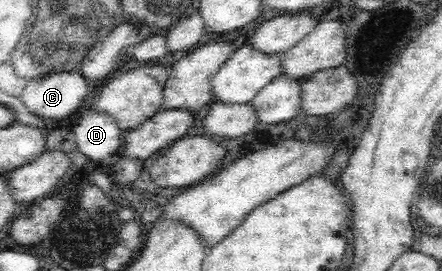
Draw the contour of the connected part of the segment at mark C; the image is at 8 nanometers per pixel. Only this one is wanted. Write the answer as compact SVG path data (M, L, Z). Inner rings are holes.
M76 69L28 79L19 98L37 117L63 120L81 108L88 92L88 81Z

